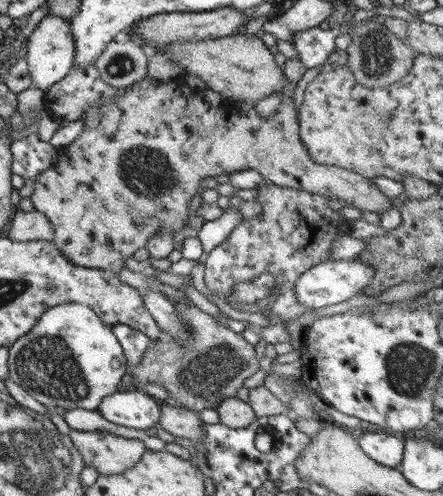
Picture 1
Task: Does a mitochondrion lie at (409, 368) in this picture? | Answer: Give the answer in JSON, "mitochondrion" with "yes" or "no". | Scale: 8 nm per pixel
{"mitochondrion":"yes"}

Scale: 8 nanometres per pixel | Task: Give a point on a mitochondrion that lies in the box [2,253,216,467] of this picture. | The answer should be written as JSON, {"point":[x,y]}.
{"point":[46,365]}

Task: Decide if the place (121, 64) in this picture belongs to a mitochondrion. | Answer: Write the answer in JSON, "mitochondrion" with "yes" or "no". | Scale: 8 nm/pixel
{"mitochondrion":"yes"}

